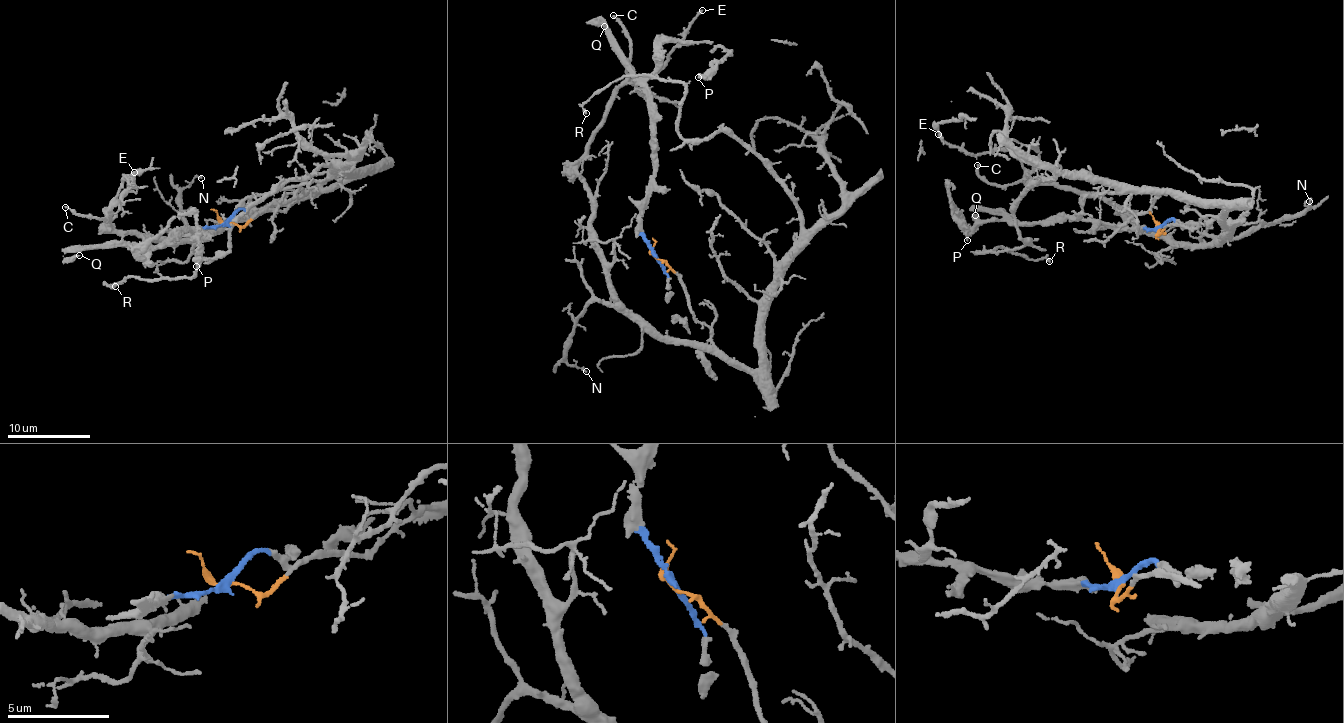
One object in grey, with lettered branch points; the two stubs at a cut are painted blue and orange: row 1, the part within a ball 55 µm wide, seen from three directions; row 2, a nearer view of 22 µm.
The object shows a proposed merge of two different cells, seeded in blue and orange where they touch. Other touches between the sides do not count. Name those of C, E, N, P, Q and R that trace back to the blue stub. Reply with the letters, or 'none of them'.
P, Q

